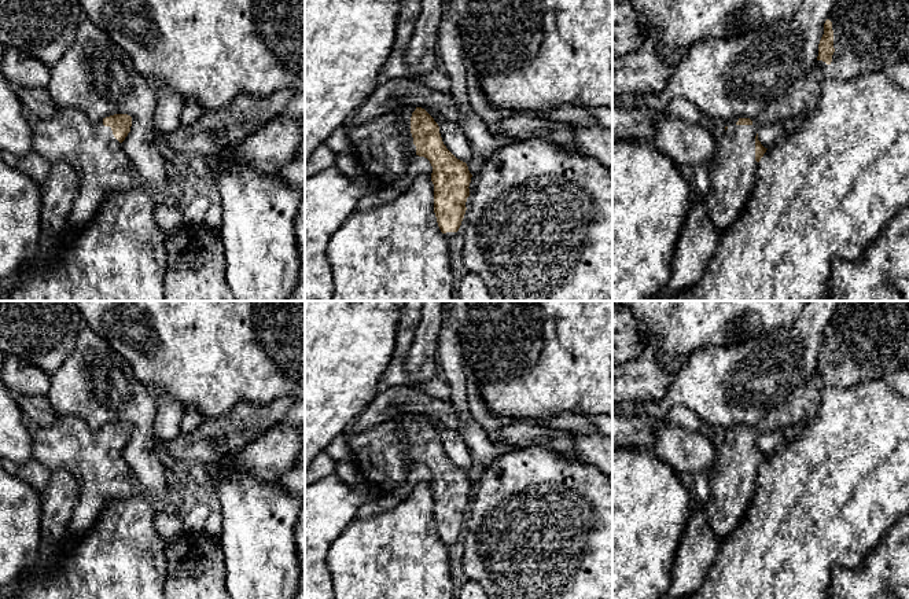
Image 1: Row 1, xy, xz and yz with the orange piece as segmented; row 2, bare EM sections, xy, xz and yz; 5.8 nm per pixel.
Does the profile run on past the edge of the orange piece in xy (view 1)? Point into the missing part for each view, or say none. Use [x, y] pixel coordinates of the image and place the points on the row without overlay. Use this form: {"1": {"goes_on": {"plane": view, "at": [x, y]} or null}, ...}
{"1": {"goes_on": {"plane": "xy", "at": [89, 455]}}}

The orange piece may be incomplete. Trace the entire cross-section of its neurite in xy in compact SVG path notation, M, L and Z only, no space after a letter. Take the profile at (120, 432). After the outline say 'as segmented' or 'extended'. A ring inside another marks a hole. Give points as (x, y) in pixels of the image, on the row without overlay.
M58 415L54 425L33 434L33 459L52 470L67 470L80 488L62 545L69 547L89 532L108 501L128 499L137 489L122 457L130 434L128 422L91 429L71 415Z; extended

